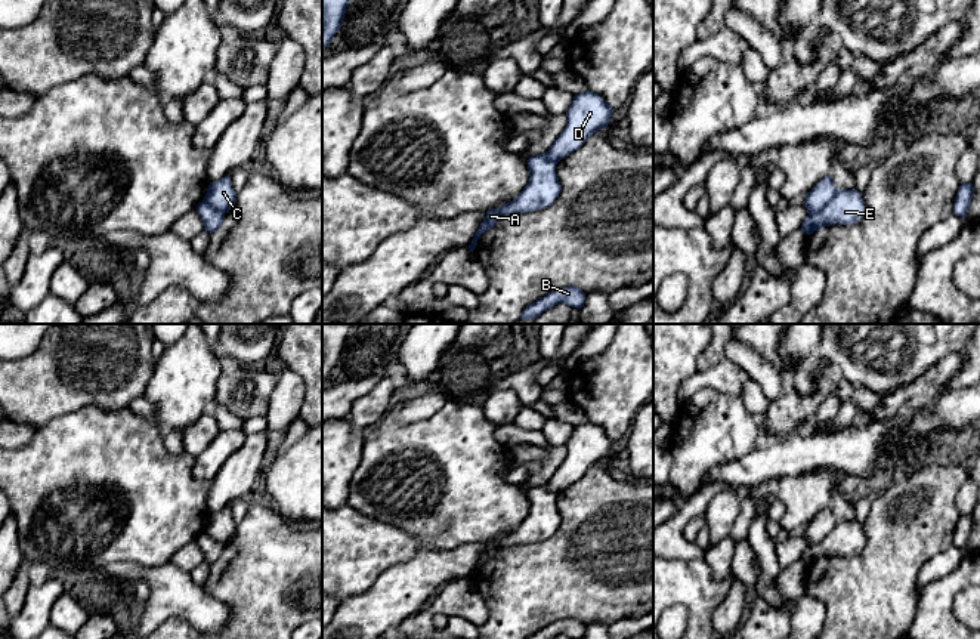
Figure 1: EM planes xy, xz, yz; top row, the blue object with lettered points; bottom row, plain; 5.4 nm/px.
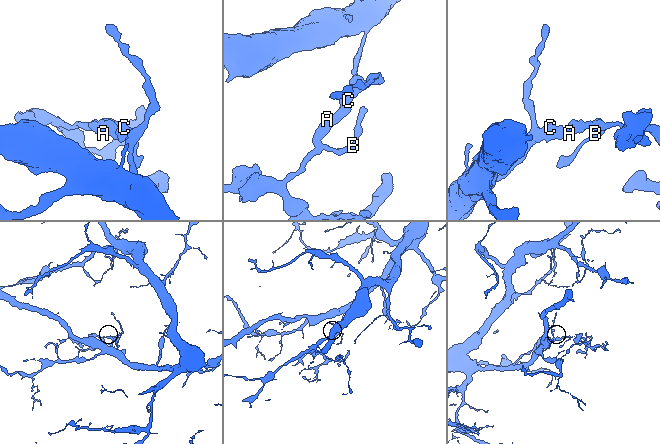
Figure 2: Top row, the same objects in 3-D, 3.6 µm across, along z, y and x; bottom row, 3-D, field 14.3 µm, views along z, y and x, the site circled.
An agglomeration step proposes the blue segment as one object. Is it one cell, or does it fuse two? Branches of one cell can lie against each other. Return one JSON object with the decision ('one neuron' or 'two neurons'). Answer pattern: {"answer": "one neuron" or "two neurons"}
{"answer": "two neurons"}

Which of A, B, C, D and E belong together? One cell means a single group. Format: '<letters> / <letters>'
A B E / C D

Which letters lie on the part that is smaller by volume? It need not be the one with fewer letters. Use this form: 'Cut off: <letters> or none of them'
Cut off: A, B, E

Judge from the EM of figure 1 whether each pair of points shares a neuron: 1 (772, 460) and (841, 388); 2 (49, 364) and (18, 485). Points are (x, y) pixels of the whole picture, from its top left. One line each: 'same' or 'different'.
1: different
2: different

